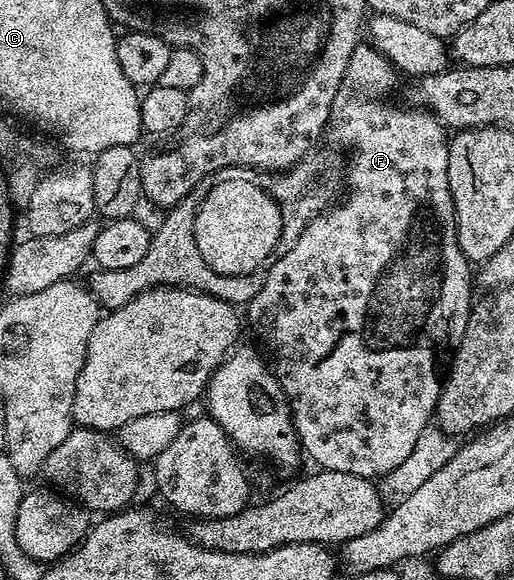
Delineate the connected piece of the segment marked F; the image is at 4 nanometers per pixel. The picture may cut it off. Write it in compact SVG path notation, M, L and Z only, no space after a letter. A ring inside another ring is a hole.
M371 43L356 44L346 63L342 83L334 95L332 116L328 118L326 126L327 140L332 140L338 148L352 153L348 157L348 173L346 169L348 194L333 209L325 208L317 217L312 218L302 235L298 235L294 247L284 249L280 253L281 257L277 256L267 266L268 273L263 274L264 282L258 295L254 295L254 299L246 306L247 324L248 321L252 324L252 329L260 336L261 343L268 348L270 368L292 409L292 425L296 428L299 448L308 452L309 459L316 464L313 466L330 471L346 471L346 475L362 475L369 479L387 478L388 473L394 471L394 467L402 467L402 462L410 456L410 451L414 451L418 435L422 435L422 431L433 424L442 388L440 361L451 362L452 354L455 353L462 335L466 335L466 323L474 304L474 269L462 247L458 247L456 238L456 212L448 182L449 134L446 132L446 126L433 113L421 111L419 108L395 109L384 101L376 101L395 87L396 77L398 78L396 66L390 64ZM348 93L353 93L356 97L365 97L368 101L348 101Z

